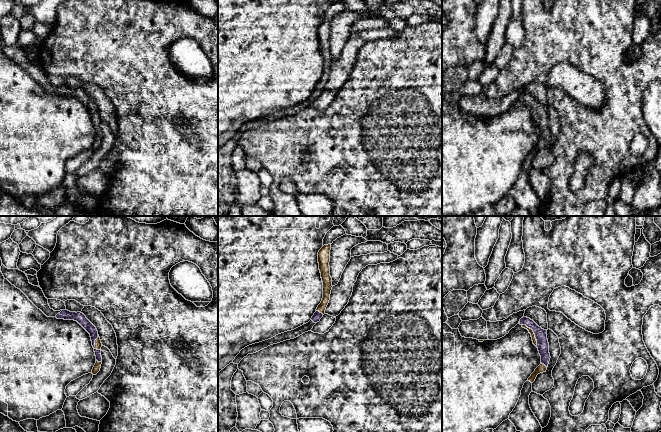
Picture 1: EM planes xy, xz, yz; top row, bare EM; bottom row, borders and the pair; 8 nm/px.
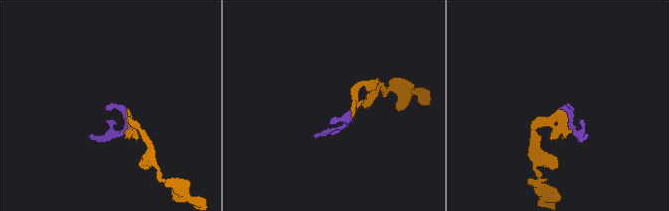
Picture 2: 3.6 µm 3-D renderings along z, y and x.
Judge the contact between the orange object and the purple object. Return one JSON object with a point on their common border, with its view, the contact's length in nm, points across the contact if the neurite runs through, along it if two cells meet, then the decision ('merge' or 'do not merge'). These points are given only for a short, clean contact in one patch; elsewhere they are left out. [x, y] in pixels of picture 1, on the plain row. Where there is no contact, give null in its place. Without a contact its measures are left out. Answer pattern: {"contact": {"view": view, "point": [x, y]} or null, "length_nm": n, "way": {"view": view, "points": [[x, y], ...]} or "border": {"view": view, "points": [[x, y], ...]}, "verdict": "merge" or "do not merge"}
{"contact": {"view": "yz", "point": [533, 109]}, "length_nm": 220, "way": {"view": "yz", "points": [[531, 108], [533, 109], [540, 110]]}, "verdict": "merge"}

